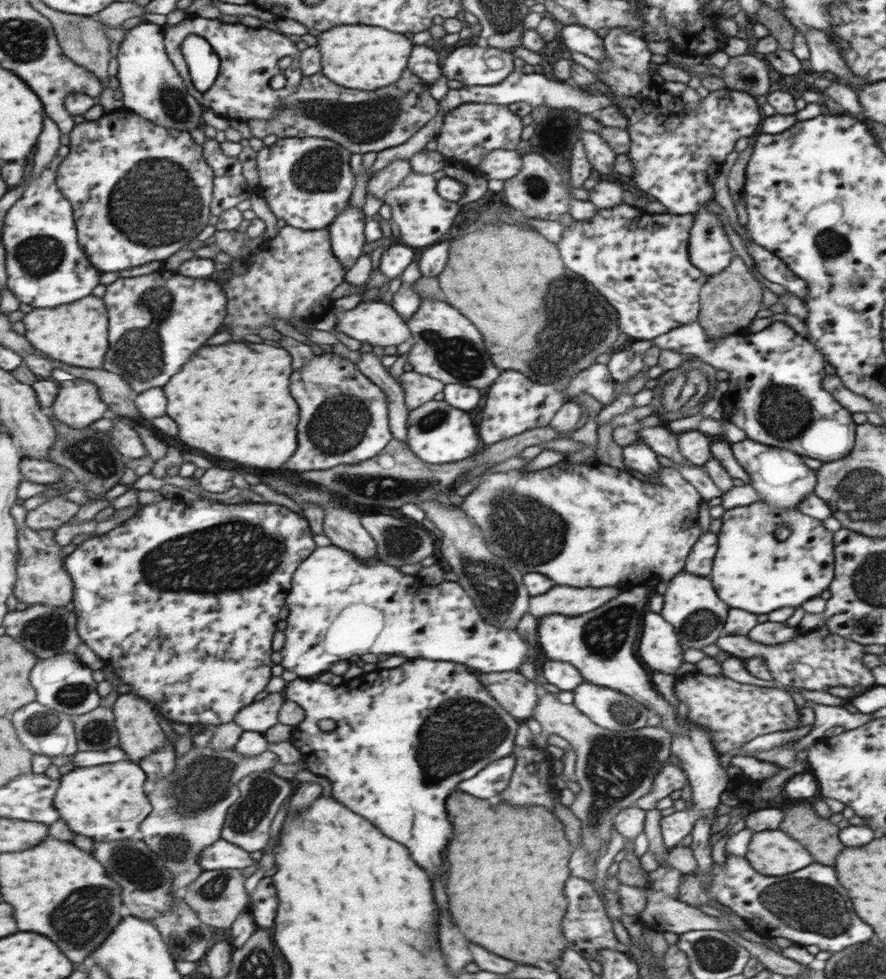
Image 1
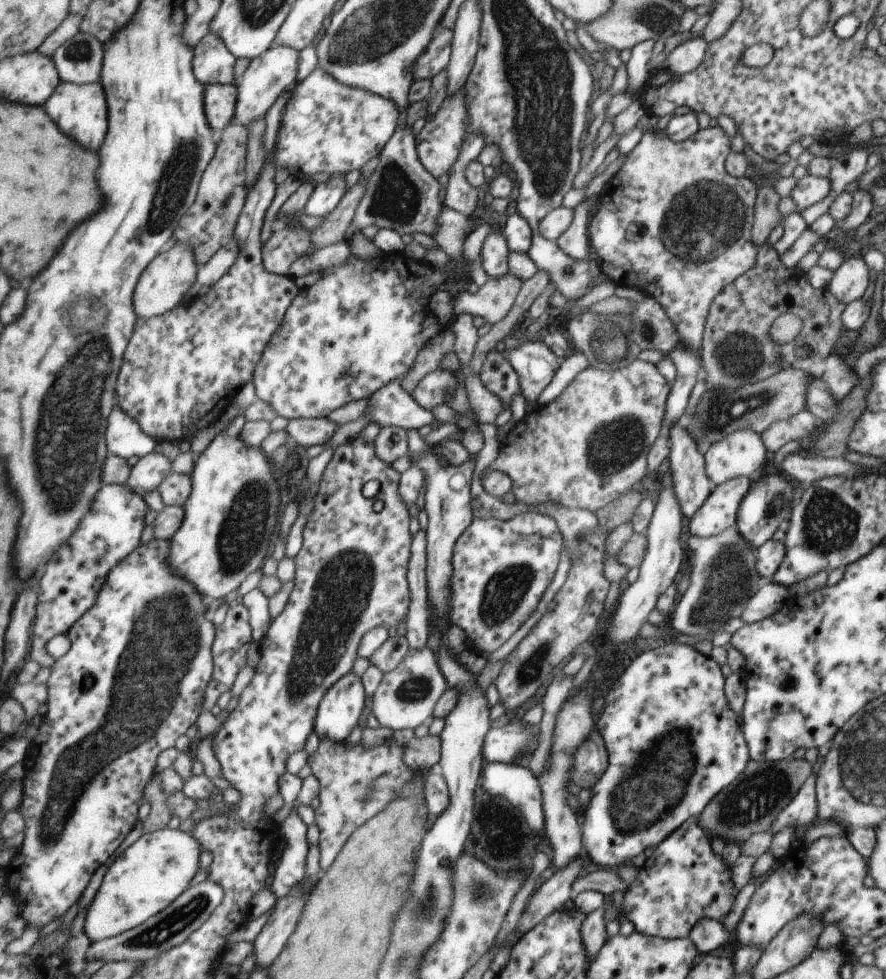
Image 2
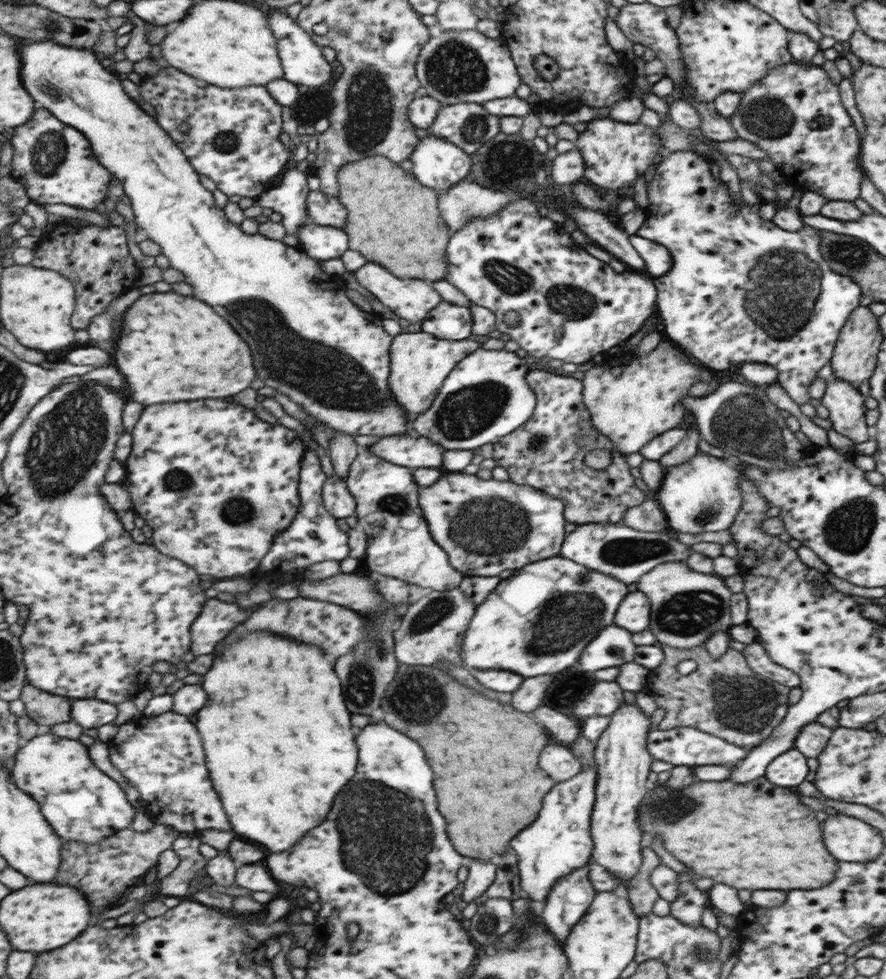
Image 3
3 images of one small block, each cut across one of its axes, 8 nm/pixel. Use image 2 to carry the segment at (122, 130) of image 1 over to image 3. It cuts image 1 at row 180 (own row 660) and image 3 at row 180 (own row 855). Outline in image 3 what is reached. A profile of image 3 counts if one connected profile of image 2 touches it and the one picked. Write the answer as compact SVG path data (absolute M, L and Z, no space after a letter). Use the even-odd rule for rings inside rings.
M38 110L36 118L28 126L20 126L12 138L14 158L12 161L12 178L24 184L34 202L45 204L68 204L84 210L102 209L106 198L110 196L110 186L117 177L98 160L90 137L75 126L64 124L50 110Z

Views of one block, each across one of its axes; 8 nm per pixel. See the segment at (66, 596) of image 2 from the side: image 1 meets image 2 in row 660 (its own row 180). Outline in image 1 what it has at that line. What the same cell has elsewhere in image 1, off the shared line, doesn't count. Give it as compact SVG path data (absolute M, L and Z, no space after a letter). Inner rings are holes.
M59 169L46 171L24 198L10 210L3 241L7 248L8 287L24 303L36 308L56 308L78 302L100 286L102 272L92 264L79 241L75 206L59 185Z

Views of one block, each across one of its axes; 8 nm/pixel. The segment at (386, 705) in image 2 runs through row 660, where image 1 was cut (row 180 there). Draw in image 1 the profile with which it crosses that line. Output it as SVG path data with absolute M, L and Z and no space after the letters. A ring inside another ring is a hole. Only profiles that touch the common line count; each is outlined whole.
M412 171L406 178L383 196L383 202L391 208L391 220L397 224L397 240L411 247L428 246L443 239L450 230L454 217L460 212L457 202L444 200L437 191L437 180L430 174Z

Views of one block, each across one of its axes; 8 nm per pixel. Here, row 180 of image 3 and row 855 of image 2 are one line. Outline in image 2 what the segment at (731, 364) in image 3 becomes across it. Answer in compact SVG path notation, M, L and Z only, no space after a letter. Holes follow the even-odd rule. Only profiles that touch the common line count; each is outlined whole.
M698 817L688 820L659 847L654 848L650 858L638 870L638 877L628 887L622 900L624 916L628 918L627 929L633 929L639 934L664 939L684 939L691 935L694 928L704 919L722 921L729 915L735 905L739 892L734 888L731 869L727 862L711 848L711 838L706 830L699 825Z

